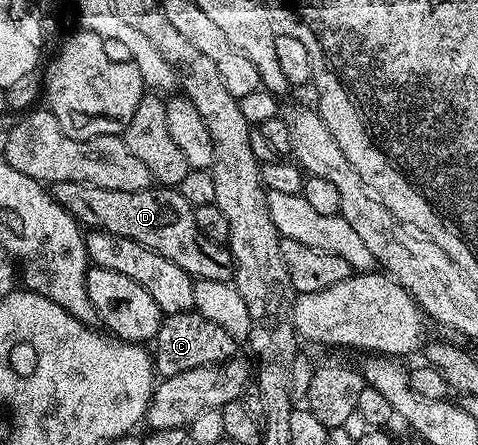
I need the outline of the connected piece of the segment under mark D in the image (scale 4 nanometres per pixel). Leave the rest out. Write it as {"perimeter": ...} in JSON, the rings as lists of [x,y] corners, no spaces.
{"perimeter":[[[63,181],[52,184],[51,194],[53,200],[73,215],[78,224],[127,237],[167,257],[167,261],[175,261],[175,265],[179,265],[179,269],[193,276],[194,280],[210,279],[228,283],[234,278],[233,254],[226,244],[211,241],[203,237],[203,233],[199,233],[193,216],[194,207],[181,196],[180,190],[150,185],[142,191],[120,191],[75,181]]]}

